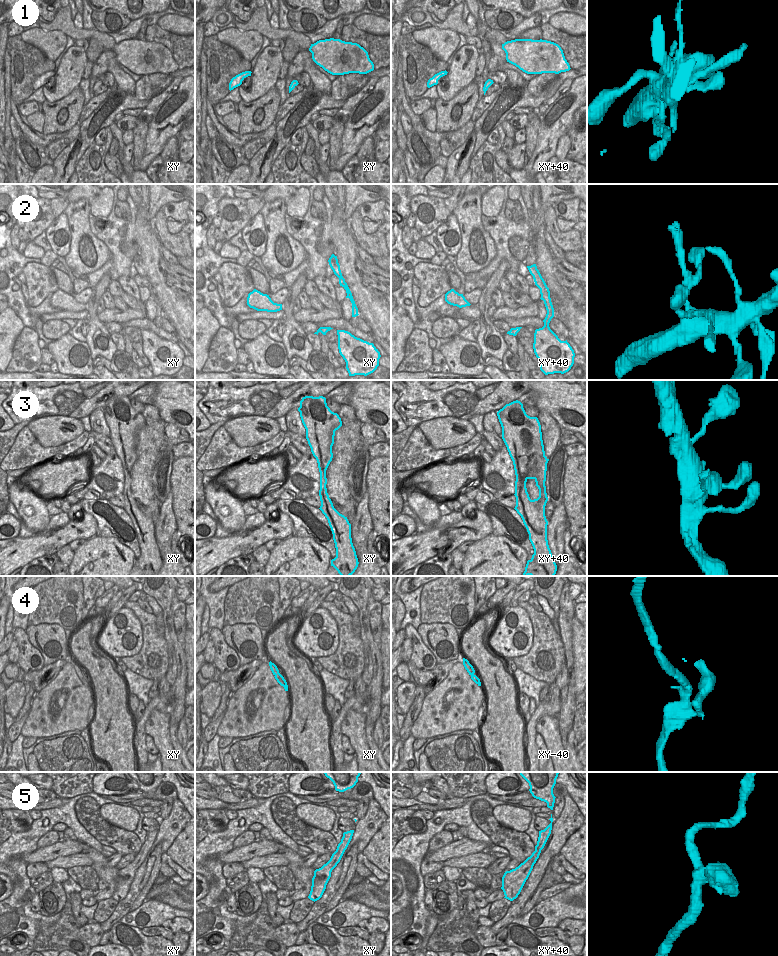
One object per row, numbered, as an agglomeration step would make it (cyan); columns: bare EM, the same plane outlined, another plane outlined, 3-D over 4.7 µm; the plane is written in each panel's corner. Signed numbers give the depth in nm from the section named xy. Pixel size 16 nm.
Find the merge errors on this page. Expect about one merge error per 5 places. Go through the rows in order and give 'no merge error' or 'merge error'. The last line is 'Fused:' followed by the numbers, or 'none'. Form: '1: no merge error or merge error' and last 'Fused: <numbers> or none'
1: no merge error
2: no merge error
3: no merge error
4: no merge error
5: no merge error
Fused: none

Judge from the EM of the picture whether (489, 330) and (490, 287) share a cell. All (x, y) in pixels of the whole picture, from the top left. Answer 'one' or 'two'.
one

